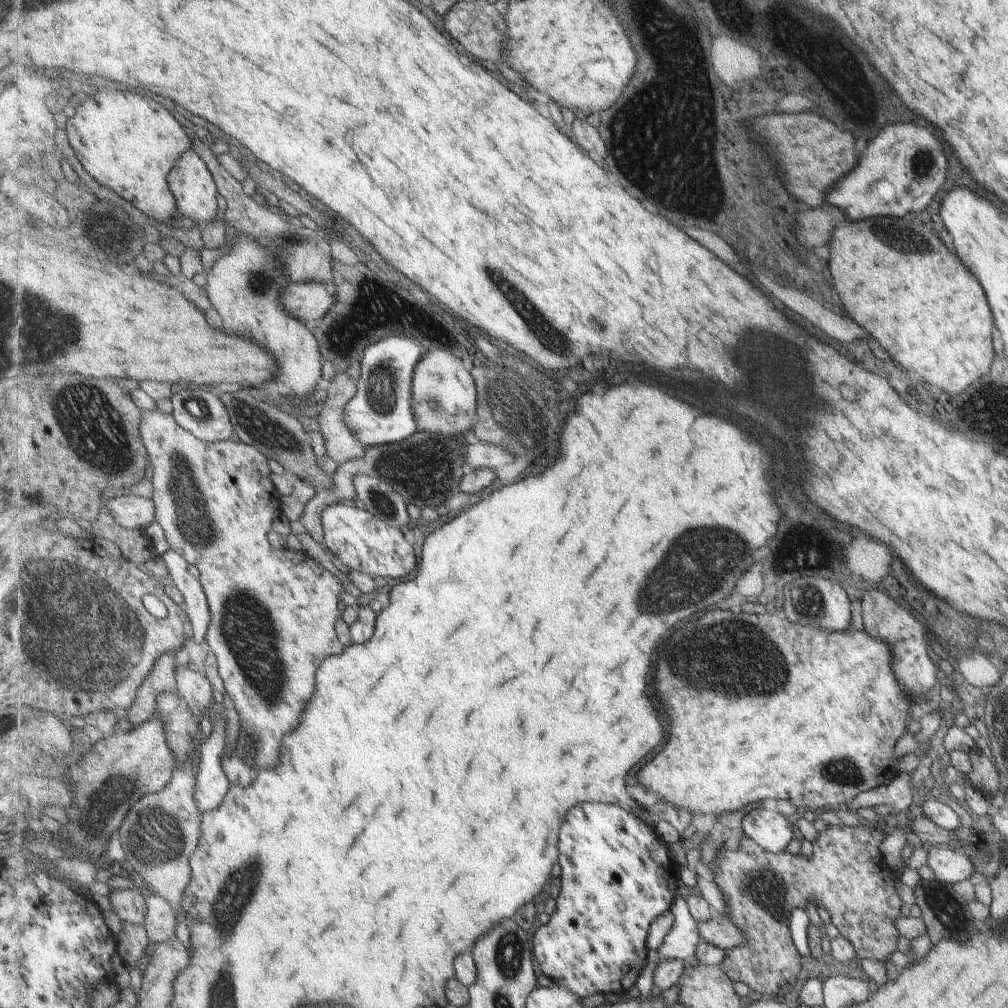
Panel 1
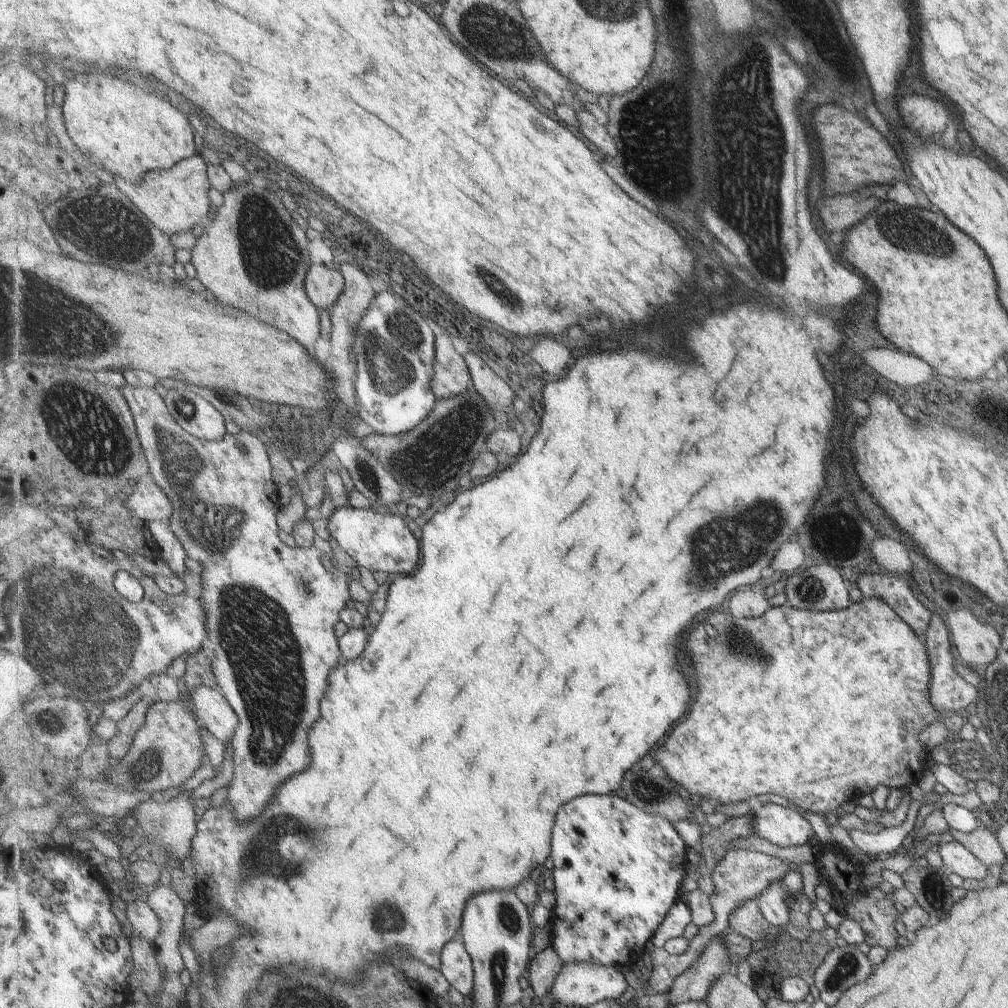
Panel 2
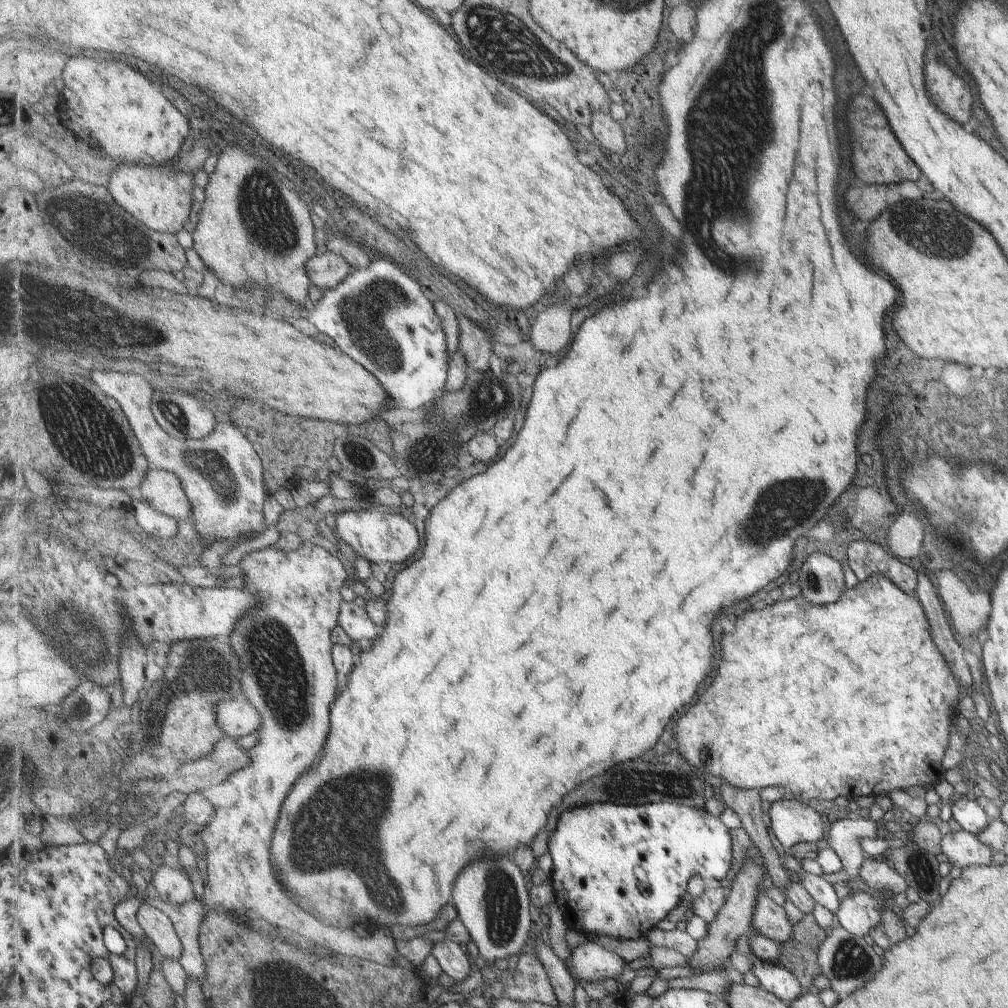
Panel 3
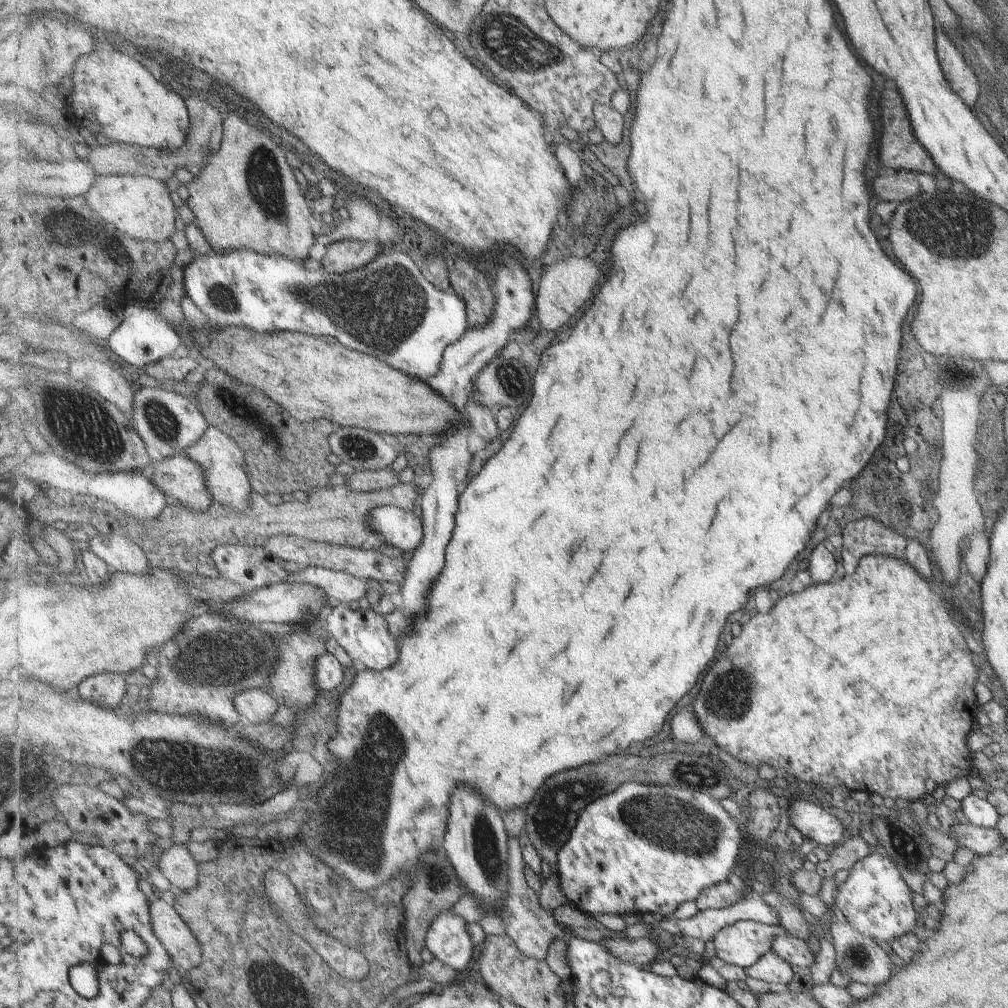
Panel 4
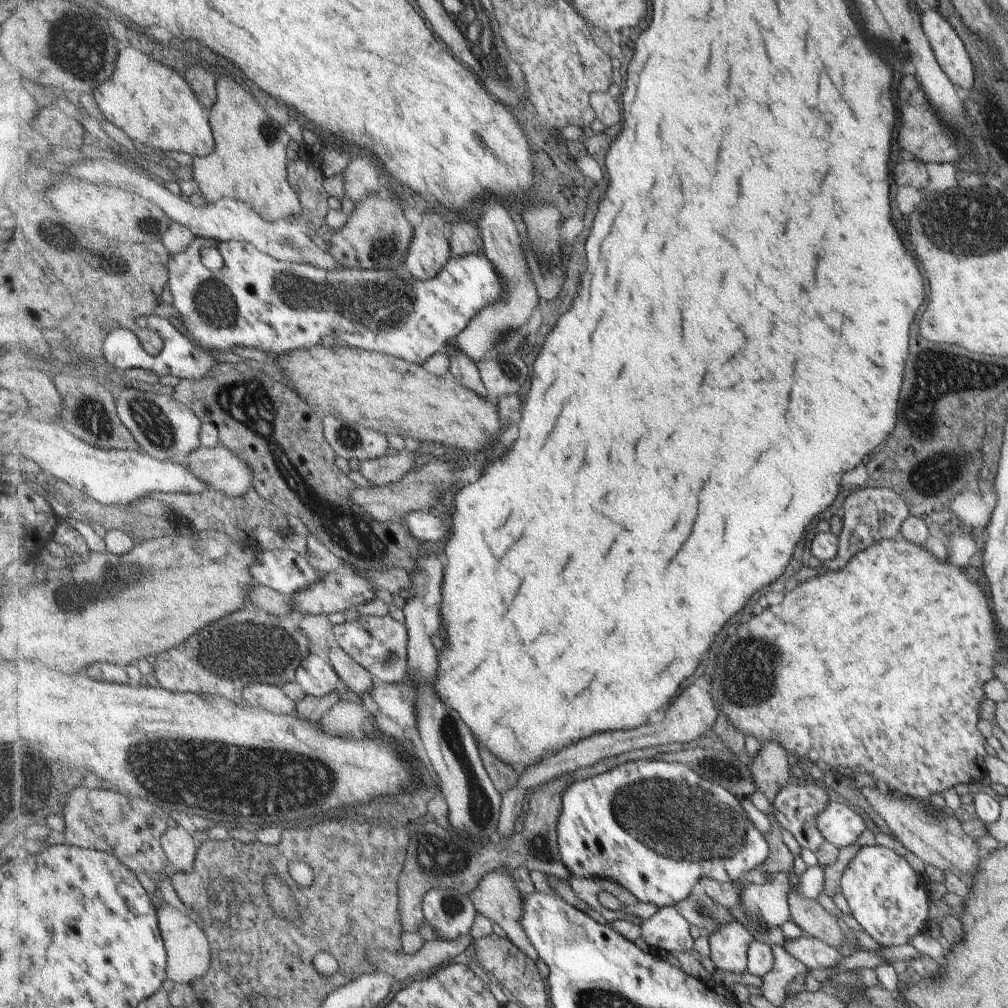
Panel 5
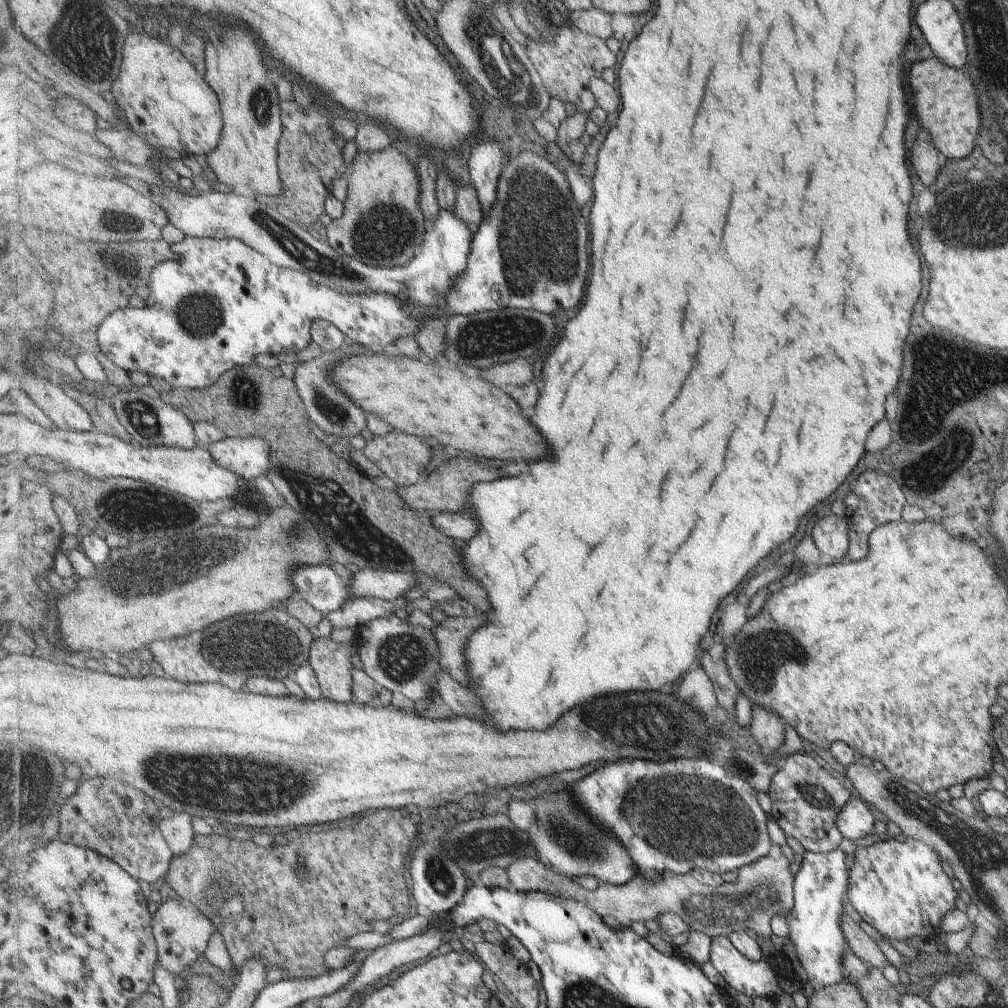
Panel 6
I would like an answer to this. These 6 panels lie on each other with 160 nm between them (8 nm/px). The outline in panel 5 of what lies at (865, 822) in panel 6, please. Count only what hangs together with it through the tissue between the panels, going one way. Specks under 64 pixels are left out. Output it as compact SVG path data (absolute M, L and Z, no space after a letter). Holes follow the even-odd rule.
M834 801L817 814L815 823L824 840L838 849L855 844L856 838L866 829L858 812L844 803Z

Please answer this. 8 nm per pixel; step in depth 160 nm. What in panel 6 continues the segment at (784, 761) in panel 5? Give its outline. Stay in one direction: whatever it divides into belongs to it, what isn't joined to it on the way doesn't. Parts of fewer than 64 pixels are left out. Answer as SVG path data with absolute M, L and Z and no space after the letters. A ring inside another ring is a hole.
M752 703L753 720L750 732L760 747L761 753L768 762L774 760L776 750L784 742L786 724L772 711L763 709Z

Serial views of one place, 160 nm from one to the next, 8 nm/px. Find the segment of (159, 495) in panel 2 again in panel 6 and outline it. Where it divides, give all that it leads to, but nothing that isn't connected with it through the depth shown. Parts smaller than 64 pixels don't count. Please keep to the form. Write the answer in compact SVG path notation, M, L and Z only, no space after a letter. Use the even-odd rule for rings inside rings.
M226 437L212 443L208 448L214 460L222 468L238 473L243 483L255 482L257 478L269 474L272 447L263 437L247 439Z

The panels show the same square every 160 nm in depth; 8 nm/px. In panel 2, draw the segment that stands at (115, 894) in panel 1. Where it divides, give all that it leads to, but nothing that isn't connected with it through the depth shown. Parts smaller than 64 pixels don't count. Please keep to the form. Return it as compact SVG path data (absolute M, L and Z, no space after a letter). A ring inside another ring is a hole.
M140 892L138 895L138 899L128 904L127 915L137 933L154 942L160 936L160 918L145 896Z

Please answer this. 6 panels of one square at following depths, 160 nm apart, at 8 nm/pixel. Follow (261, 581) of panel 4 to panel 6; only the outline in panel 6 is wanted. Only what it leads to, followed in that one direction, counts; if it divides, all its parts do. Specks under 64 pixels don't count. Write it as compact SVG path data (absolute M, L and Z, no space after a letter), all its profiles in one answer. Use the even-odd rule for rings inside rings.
M329 563L298 565L291 576L300 596L324 614L354 599L350 581L340 576Z

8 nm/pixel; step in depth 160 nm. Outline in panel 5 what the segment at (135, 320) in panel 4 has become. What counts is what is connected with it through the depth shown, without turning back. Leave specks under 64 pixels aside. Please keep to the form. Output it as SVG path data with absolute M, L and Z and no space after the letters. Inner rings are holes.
M198 237L183 253L172 255L169 263L168 287L174 296L174 306L182 316L182 322L190 326L192 336L184 336L170 320L154 314L150 318L138 318L138 328L152 328L166 336L166 348L162 354L152 356L136 330L120 327L105 340L102 356L116 364L116 367L144 368L157 374L172 374L181 378L200 380L218 364L214 350L225 351L234 346L252 346L278 355L301 348L314 348L323 343L323 337L336 333L350 347L370 352L381 352L413 363L425 365L435 354L454 344L469 327L476 315L505 299L505 278L497 271L496 265L484 253L472 254L466 258L453 256L440 276L430 280L418 278L407 264L397 269L336 269L330 271L314 263L291 263L278 260L262 252L257 245L248 241L219 241ZM215 247L224 258L225 265L212 272L202 262L202 250Z

